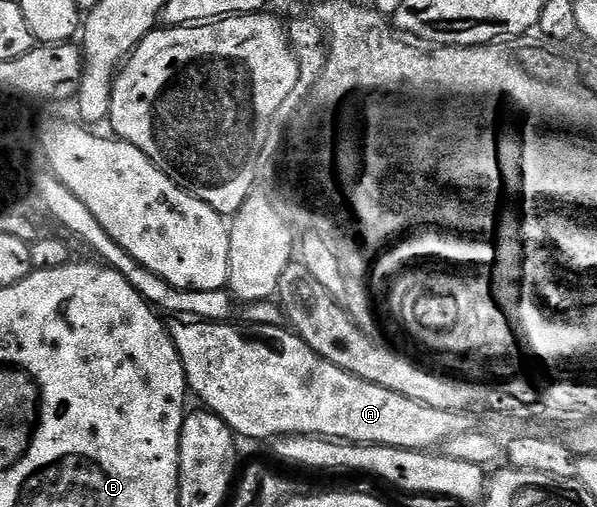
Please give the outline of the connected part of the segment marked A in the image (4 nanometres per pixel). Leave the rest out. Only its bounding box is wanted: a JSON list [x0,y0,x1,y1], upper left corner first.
[167,319,474,450]

